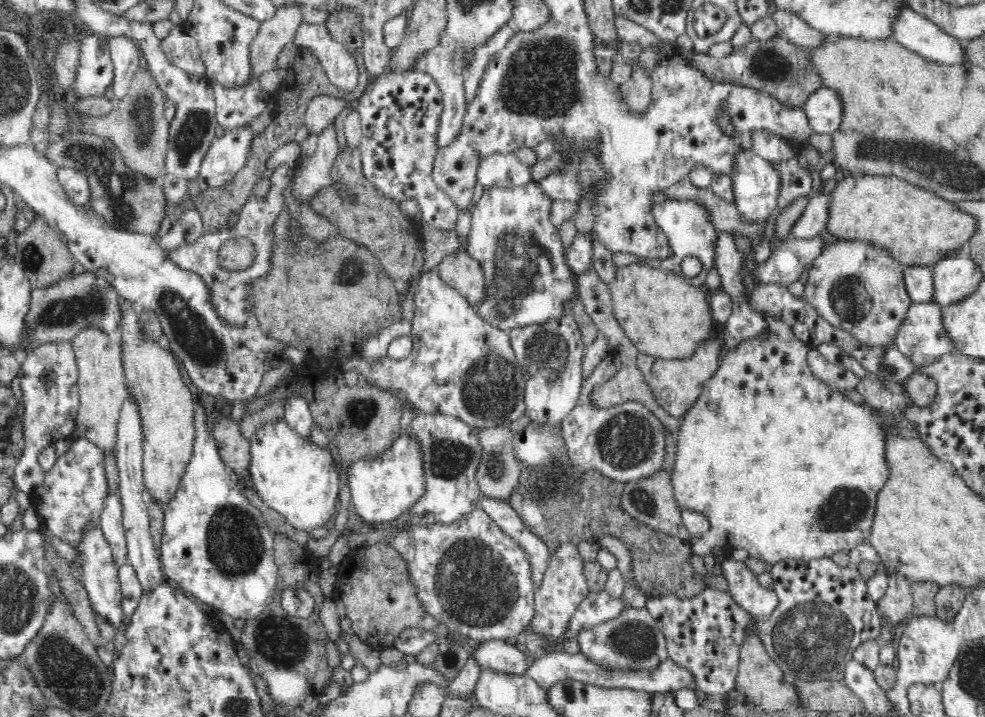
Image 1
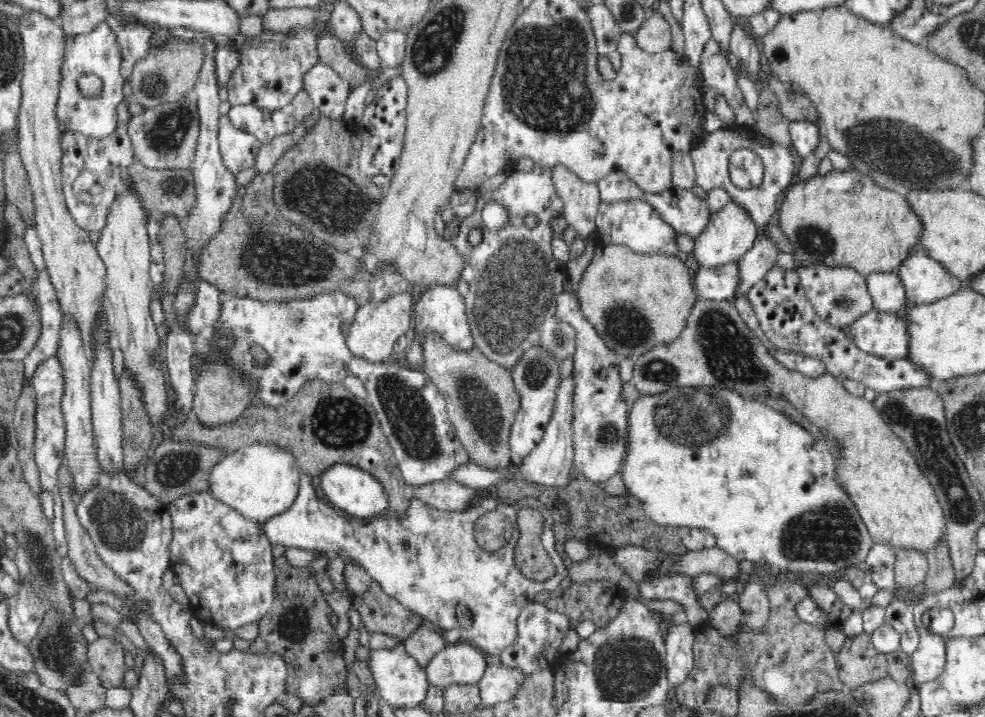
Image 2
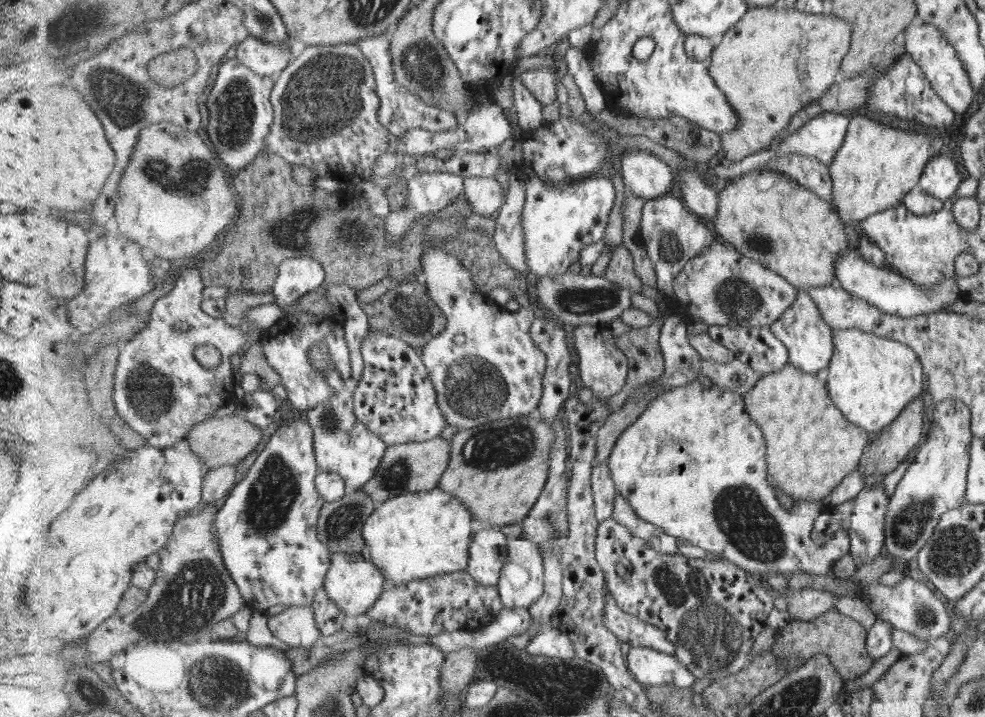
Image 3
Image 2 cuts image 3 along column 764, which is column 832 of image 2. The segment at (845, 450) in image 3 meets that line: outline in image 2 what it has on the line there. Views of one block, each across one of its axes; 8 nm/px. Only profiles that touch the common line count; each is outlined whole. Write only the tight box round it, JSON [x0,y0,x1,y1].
[632,300,946,555]

